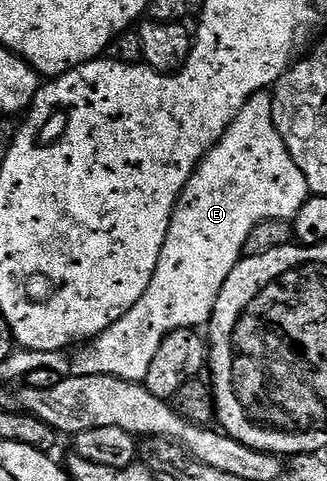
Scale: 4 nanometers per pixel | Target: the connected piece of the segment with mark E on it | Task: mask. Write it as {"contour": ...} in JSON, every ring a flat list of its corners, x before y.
{"contour":[[266,91,252,96,250,102,239,111,239,116,224,130,223,136,207,151,200,164,195,166,195,173,175,202,169,234,145,294,120,320,113,322,113,326,76,351,80,352,71,360,70,375,112,376,122,380,146,381,153,357,157,355,157,350,161,350,161,342,169,333,179,328,199,330,202,324,203,327,210,325,211,313,215,311,221,286,225,286,225,278,229,278,244,255,243,248,250,232,259,223,269,219,294,221,301,206,305,206,309,189,305,174,301,174,297,162,293,162,275,125,271,102,272,97]]}

